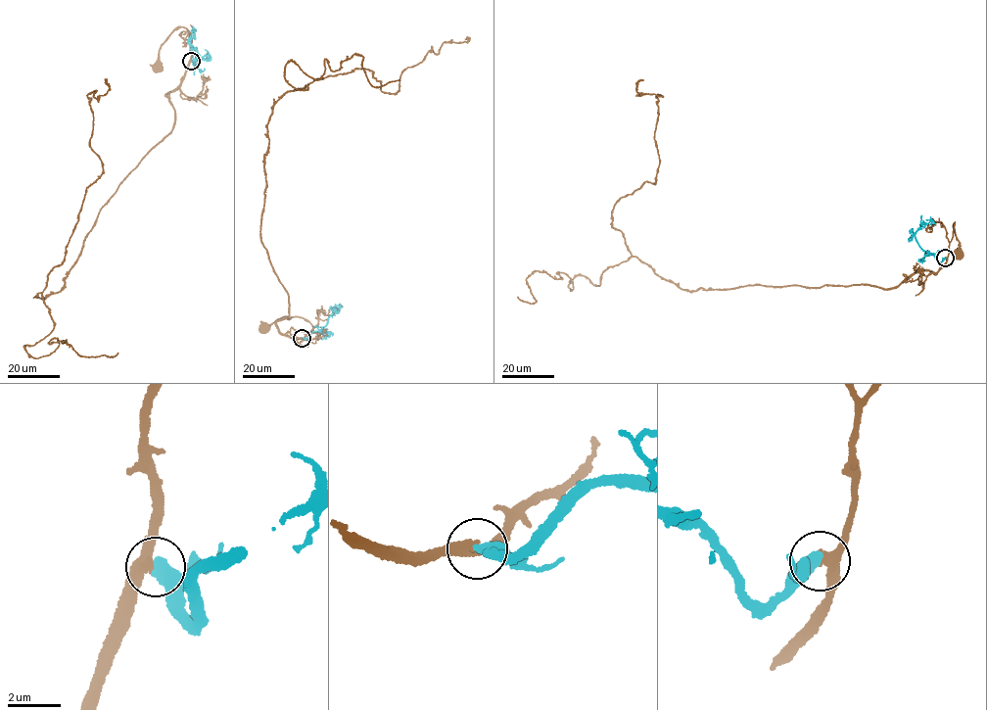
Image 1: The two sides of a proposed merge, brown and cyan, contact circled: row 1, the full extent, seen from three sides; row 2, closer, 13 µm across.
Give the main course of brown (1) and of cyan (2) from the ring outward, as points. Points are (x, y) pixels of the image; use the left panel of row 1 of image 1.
1: (191, 61), (189, 32), (179, 26), (162, 45), (158, 66)
2: (191, 61), (195, 66), (200, 60), (188, 41), (195, 38), (191, 32), (195, 31)

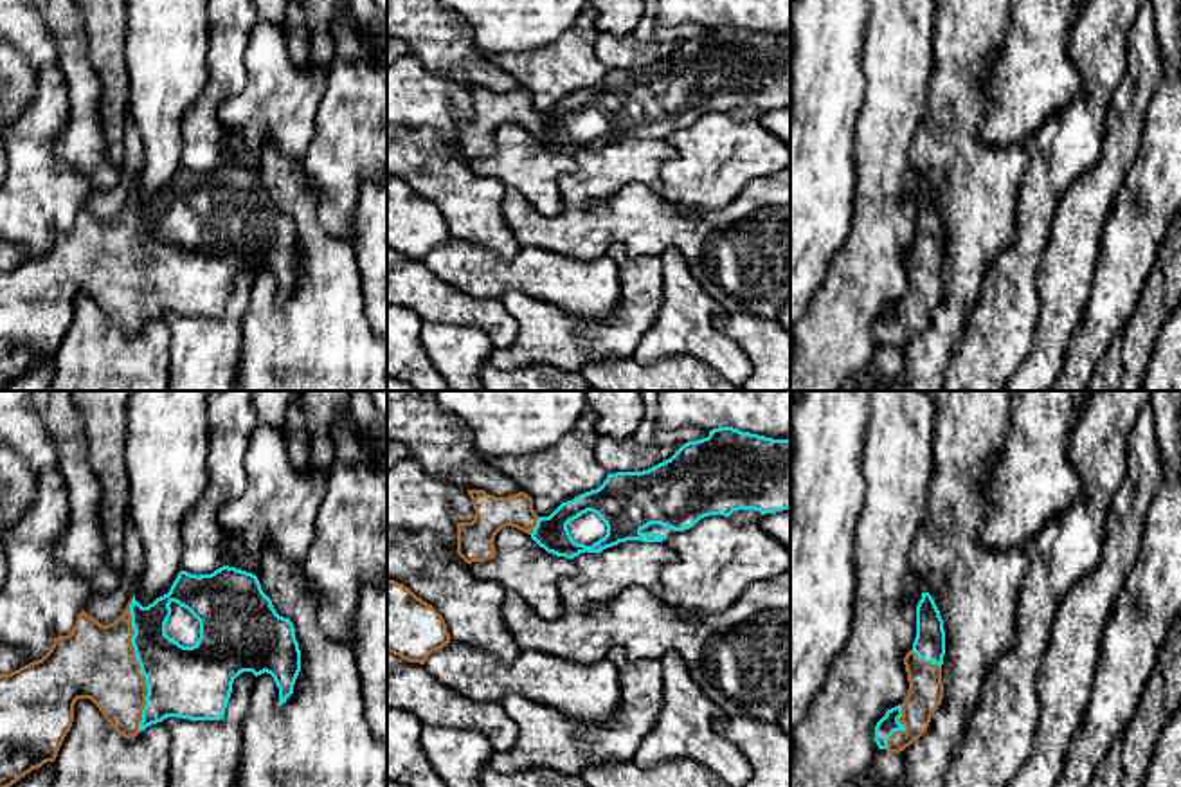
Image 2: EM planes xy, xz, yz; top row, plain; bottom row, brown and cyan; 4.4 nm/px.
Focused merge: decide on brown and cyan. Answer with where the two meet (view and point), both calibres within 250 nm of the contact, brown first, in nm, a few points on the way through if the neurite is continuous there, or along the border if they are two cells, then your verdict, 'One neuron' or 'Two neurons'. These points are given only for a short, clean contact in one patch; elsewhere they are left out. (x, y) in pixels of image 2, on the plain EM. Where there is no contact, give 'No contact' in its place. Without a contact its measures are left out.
Touches brown at xy (139, 262). Thickness 340 nm (brown) against 320 nm. One neuron

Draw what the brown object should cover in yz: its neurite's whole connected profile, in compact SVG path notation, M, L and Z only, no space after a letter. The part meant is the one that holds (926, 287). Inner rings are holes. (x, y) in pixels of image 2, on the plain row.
M929 189L916 202L916 234L904 261L909 288L902 301L886 308L875 322L879 346L900 349L929 324L933 310L943 295L942 261L945 227L940 207Z

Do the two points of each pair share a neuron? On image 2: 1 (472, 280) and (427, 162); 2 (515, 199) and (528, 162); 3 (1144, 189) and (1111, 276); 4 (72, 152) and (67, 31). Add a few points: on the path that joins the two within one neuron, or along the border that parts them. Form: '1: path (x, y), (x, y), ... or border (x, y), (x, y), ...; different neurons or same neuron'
1: border (450, 236), (479, 244), (497, 254); different neurons
2: border (506, 186), (515, 188), (542, 215), (551, 215); different neurons
3: path (1142, 211), (1127, 254); same neuron
4: path (81, 121), (81, 80), (72, 62); same neuron

